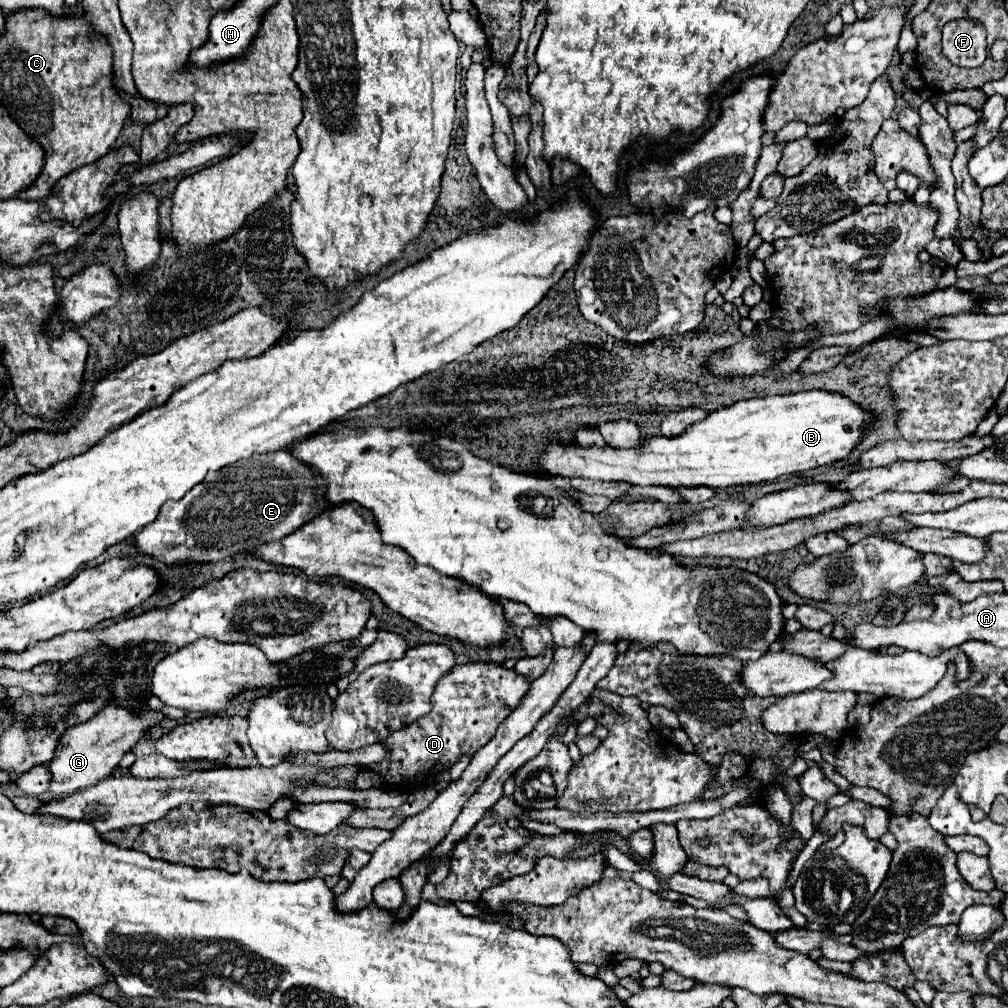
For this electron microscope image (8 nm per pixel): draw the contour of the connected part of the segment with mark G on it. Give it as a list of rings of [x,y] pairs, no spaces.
[[[111,704],[103,708],[103,712],[97,712],[91,720],[69,728],[63,734],[63,740],[55,750],[55,756],[47,764],[51,772],[49,792],[55,798],[63,798],[63,796],[69,796],[71,792],[79,792],[107,778],[117,768],[123,754],[129,752],[129,748],[145,734],[145,730],[161,720],[163,716],[153,710],[147,710],[143,716],[139,716]]]

